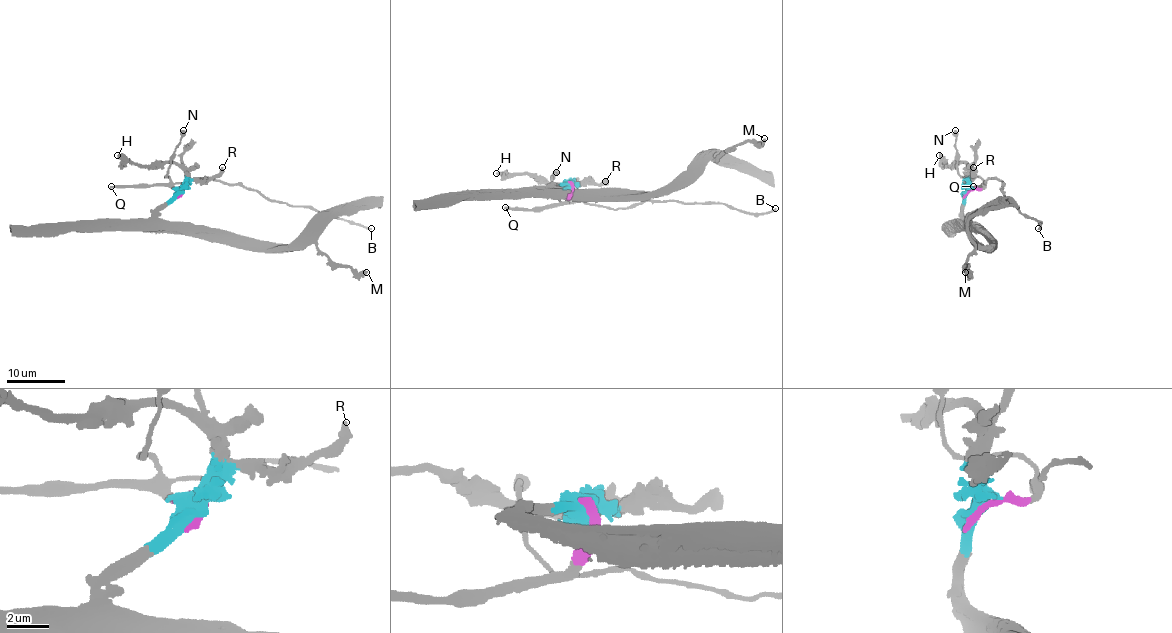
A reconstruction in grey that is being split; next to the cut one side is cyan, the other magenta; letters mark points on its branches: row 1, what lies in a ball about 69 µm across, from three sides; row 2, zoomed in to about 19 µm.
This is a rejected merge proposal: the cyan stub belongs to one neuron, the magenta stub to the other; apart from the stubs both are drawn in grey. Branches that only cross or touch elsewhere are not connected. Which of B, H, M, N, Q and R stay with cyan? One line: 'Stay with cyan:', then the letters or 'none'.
Stay with cyan: H, M, R

